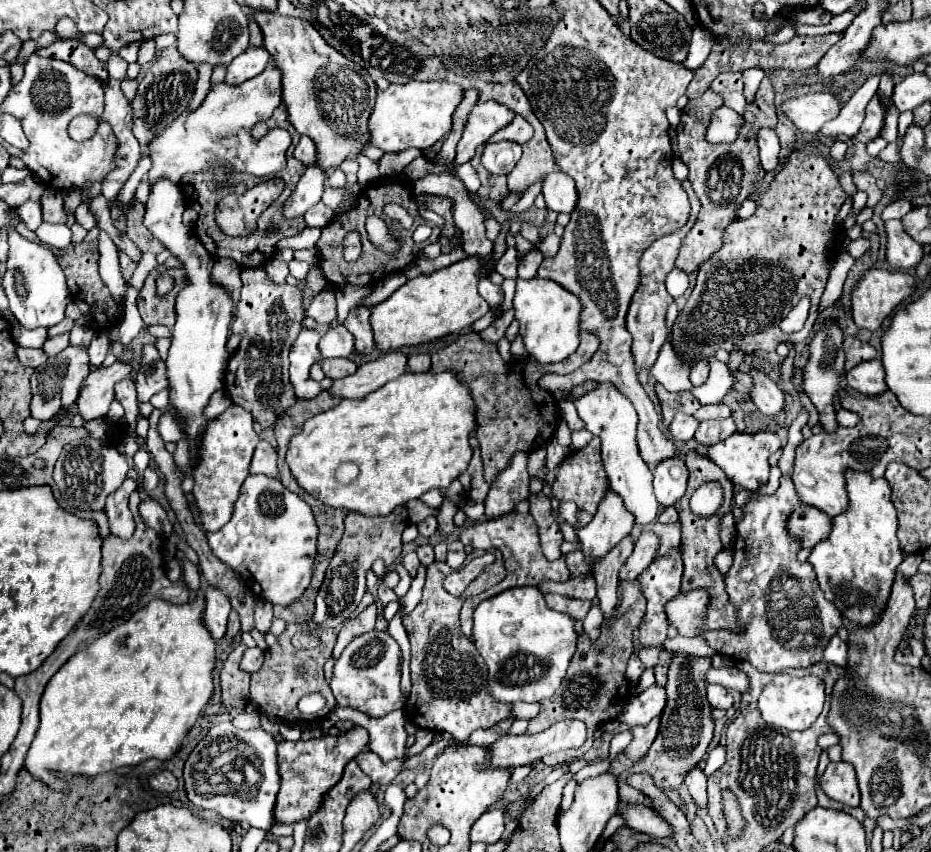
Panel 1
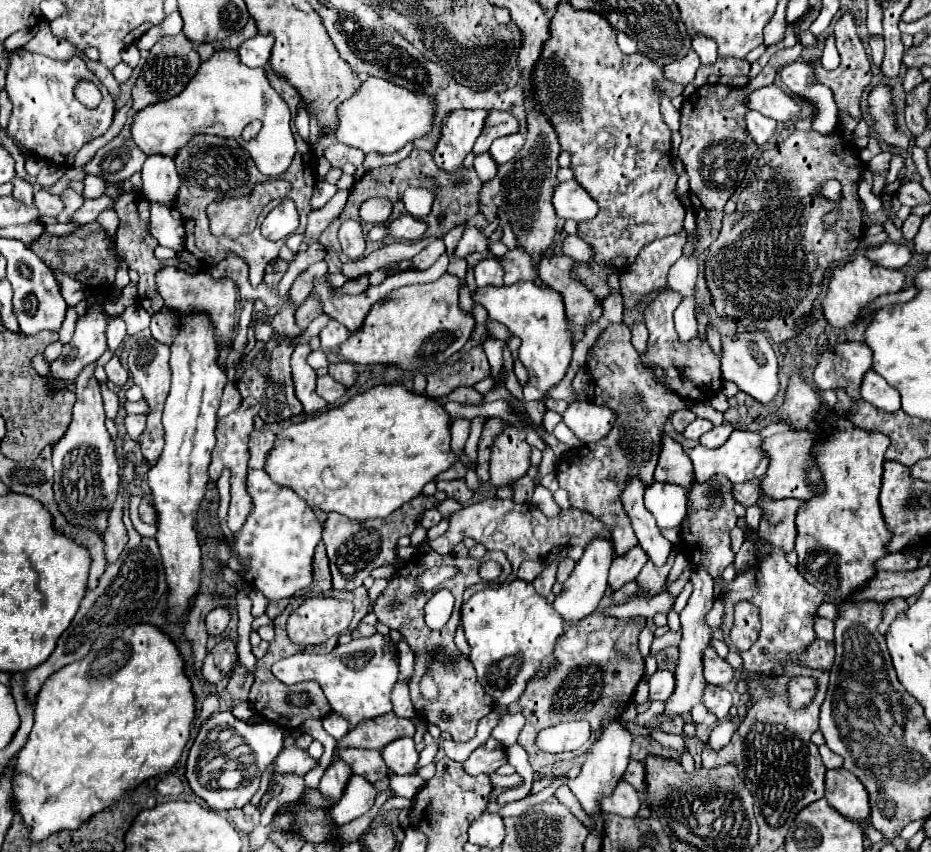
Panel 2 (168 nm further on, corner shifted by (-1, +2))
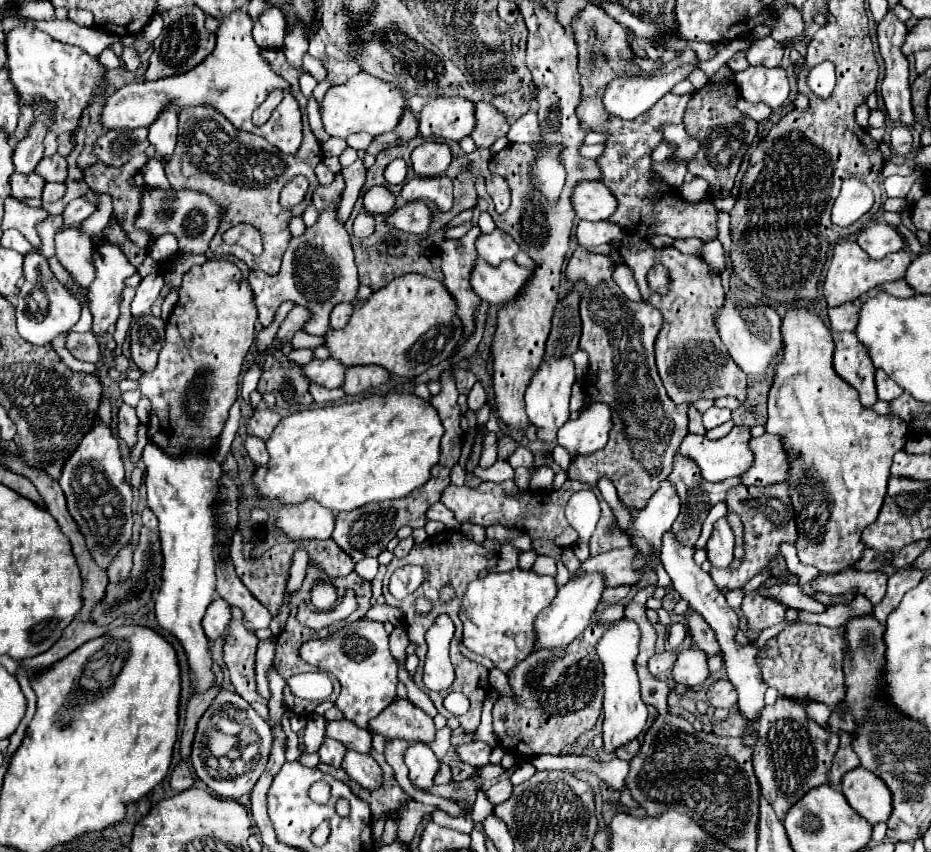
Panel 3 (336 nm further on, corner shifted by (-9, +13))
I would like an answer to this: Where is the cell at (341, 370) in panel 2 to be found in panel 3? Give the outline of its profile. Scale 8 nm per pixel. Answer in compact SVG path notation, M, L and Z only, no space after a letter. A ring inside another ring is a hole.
M355 366L355 368L347 368L345 372L345 384L343 390L351 396L363 394L369 388L381 386L389 382L389 372L385 368L379 366Z

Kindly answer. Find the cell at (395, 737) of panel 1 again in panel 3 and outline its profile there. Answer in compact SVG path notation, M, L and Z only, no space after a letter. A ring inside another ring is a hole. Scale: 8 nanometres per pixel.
M423 742L409 744L405 752L405 764L409 768L409 780L423 792L427 792L433 786L433 778L441 766L433 750Z

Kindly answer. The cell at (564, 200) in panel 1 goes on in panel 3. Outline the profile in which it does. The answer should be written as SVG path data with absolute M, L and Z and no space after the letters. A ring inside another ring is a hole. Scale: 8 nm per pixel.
M581 182L573 194L573 208L581 220L609 220L617 208L617 200L603 182Z

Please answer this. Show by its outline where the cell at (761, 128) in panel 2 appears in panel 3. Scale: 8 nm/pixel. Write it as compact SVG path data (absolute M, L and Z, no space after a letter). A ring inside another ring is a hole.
M739 98L739 100L735 102L735 106L737 106L745 116L749 116L749 118L753 118L753 120L757 120L757 122L769 118L769 114L771 114L771 108L769 108L769 106L765 106L765 104L751 104L751 102L743 100L743 98Z

